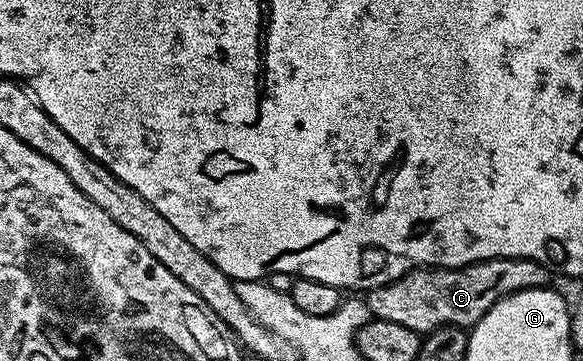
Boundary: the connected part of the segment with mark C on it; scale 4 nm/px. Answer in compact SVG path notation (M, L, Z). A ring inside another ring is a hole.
M494 257L488 261L474 261L472 265L462 265L456 269L416 267L393 283L370 290L366 294L365 300L374 318L389 323L401 323L401 327L409 327L409 331L426 335L432 333L434 329L440 329L446 325L460 327L476 325L485 315L485 311L489 311L489 307L493 307L493 303L497 303L501 298L513 295L517 291L548 288L552 284L551 277L553 277L552 270L546 269L533 259Z

